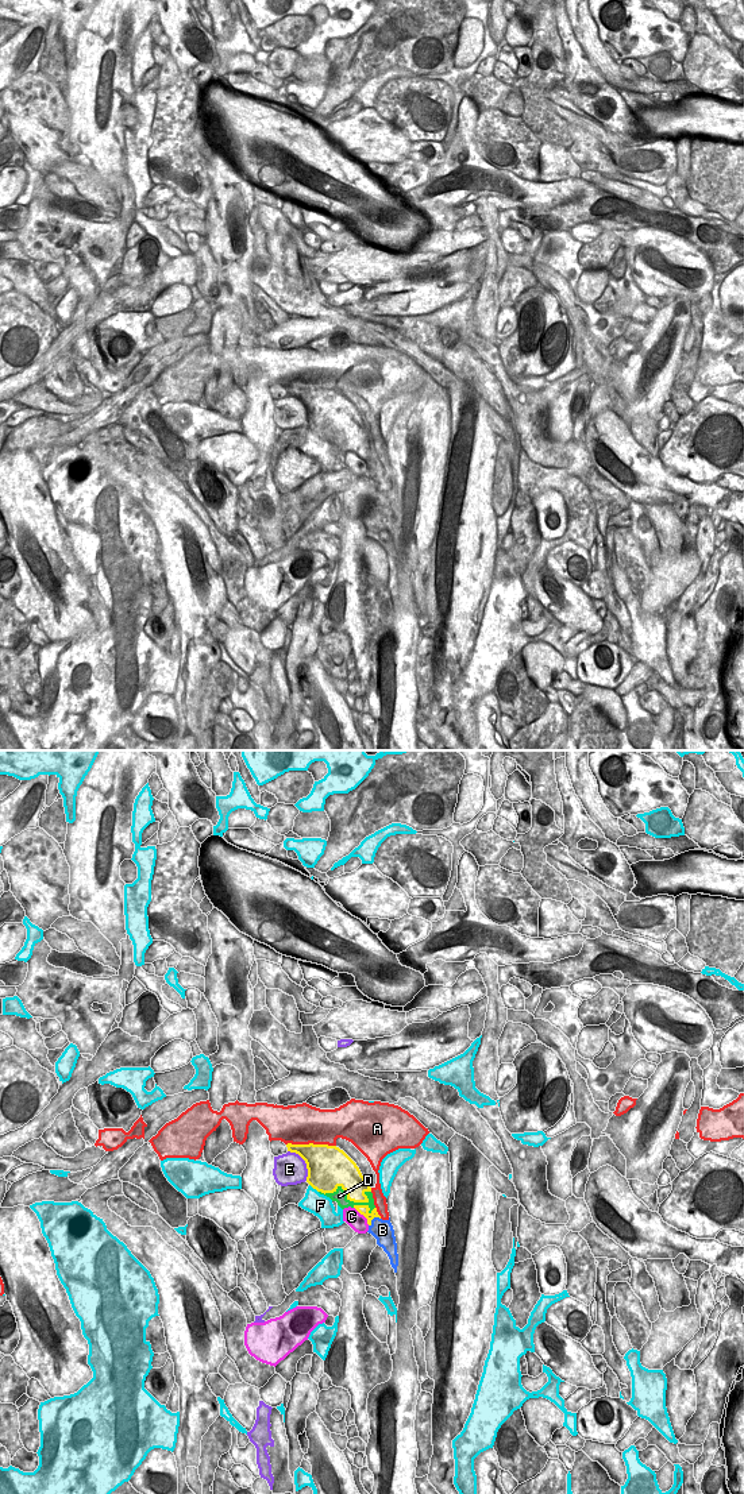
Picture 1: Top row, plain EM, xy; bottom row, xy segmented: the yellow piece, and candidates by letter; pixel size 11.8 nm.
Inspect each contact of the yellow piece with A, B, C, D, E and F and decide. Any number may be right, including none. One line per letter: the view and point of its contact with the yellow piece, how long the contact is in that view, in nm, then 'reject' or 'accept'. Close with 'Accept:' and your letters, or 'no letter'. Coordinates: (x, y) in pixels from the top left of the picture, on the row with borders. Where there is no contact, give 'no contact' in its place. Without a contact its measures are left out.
A: xy (311, 1143) | 600 nm | reject
B: xy (373, 1218) | 180 nm | accept
C: xy (363, 1215) | 280 nm | reject
D: xy (347, 1195) | 700 nm | reject
E: xy (305, 1162) | 440 nm | reject
F: xy (313, 1188) | 150 nm | reject
Accept: B

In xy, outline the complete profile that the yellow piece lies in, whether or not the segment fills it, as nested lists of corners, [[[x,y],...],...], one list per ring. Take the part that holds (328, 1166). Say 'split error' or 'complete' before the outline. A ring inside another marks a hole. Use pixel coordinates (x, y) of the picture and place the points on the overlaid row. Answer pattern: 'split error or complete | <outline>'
complete | [[[286,1144],[288,1151],[298,1154],[307,1163],[307,1182],[321,1193],[334,1193],[340,1186],[347,1200],[369,1202],[370,1184],[356,1163],[339,1147],[328,1144]]]

